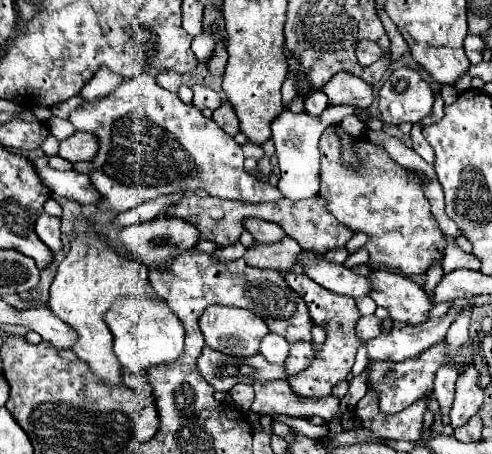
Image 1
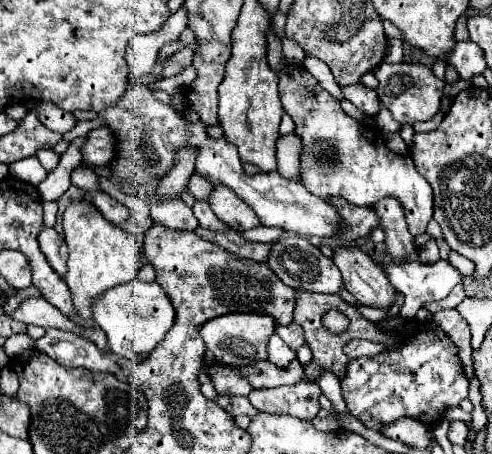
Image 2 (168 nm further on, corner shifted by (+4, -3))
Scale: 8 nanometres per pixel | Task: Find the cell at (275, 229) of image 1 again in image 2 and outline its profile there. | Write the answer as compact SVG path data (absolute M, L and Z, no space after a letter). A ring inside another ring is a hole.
M215 185L213 193L209 195L209 205L213 213L235 231L247 231L247 229L261 227L259 217L255 217L249 205L239 201L239 197L225 185Z

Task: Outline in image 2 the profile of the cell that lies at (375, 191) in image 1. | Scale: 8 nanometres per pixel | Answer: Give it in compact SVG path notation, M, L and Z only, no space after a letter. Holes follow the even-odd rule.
M387 197L383 201L377 201L371 209L379 213L381 229L385 231L385 253L393 261L407 261L411 255L417 253L417 243L415 235L409 233L407 229L407 219L403 213L403 205L395 201L393 197Z

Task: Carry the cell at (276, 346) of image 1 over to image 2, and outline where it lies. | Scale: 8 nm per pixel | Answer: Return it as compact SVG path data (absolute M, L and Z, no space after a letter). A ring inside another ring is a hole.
M277 333L271 335L267 343L267 353L269 353L269 361L275 365L289 365L289 361L295 359L295 353L291 353L291 349L285 345L285 341L279 339Z

